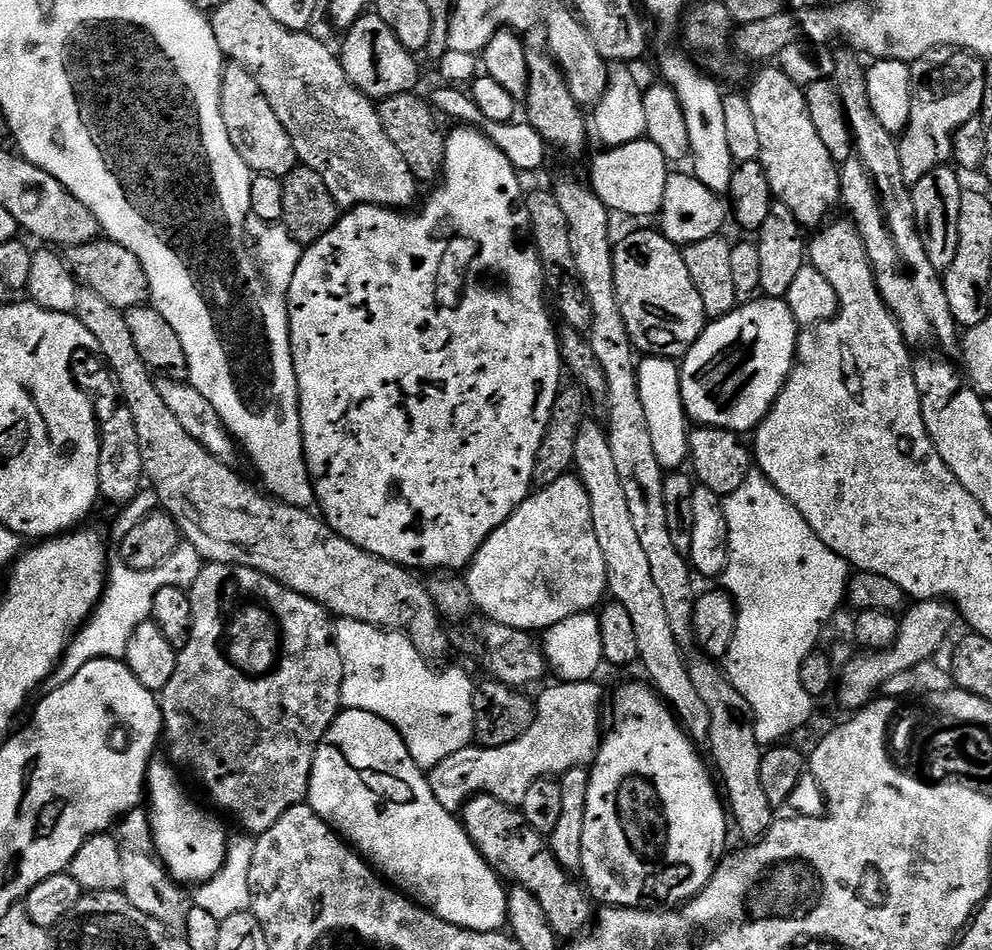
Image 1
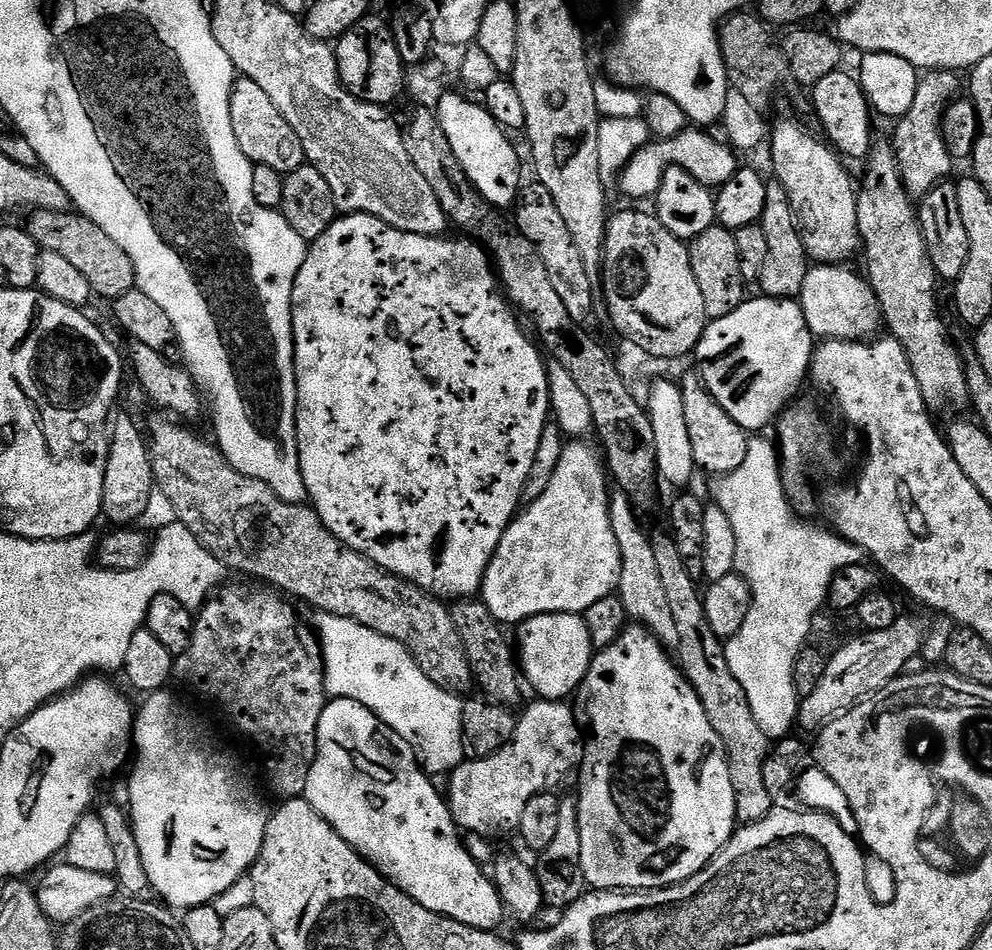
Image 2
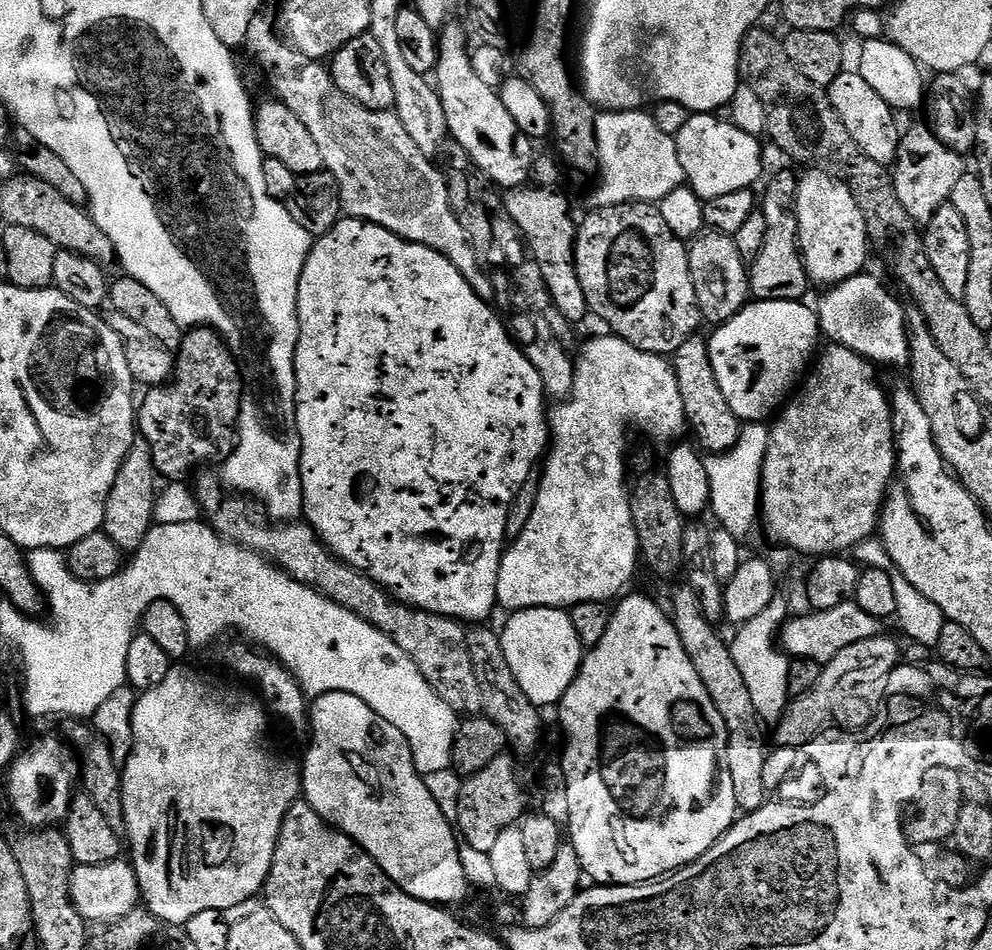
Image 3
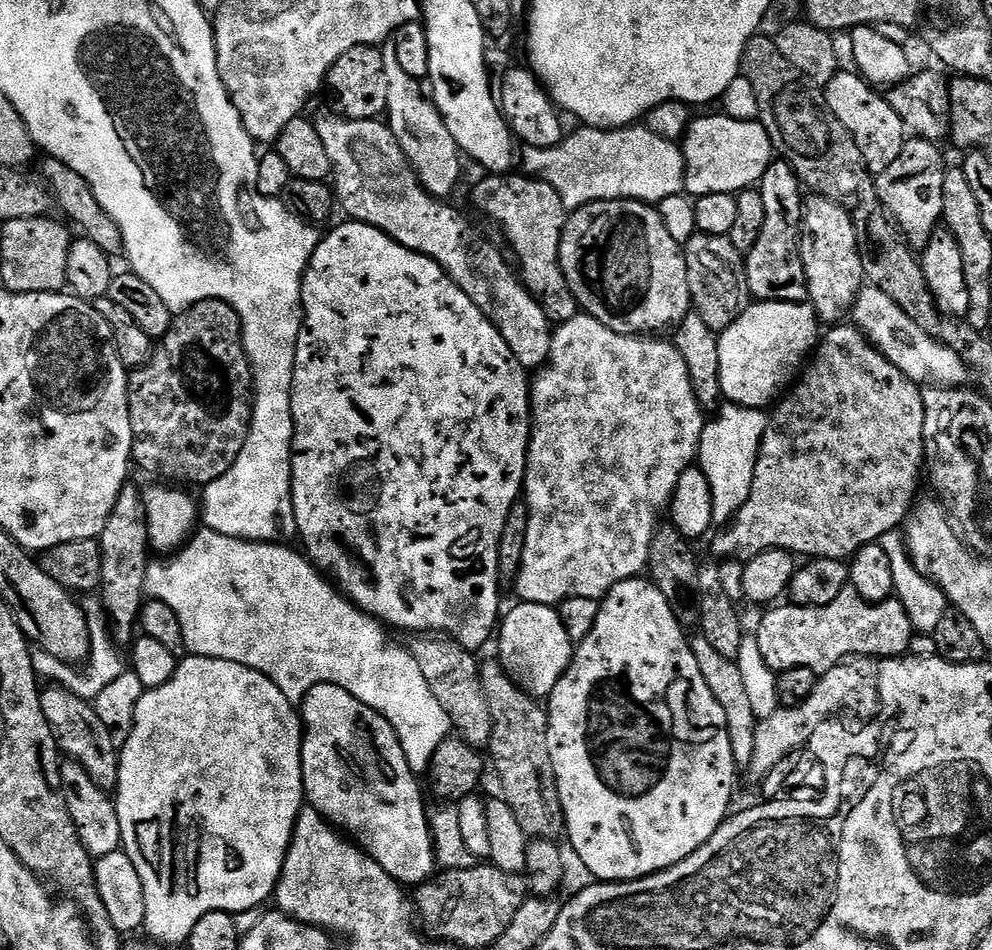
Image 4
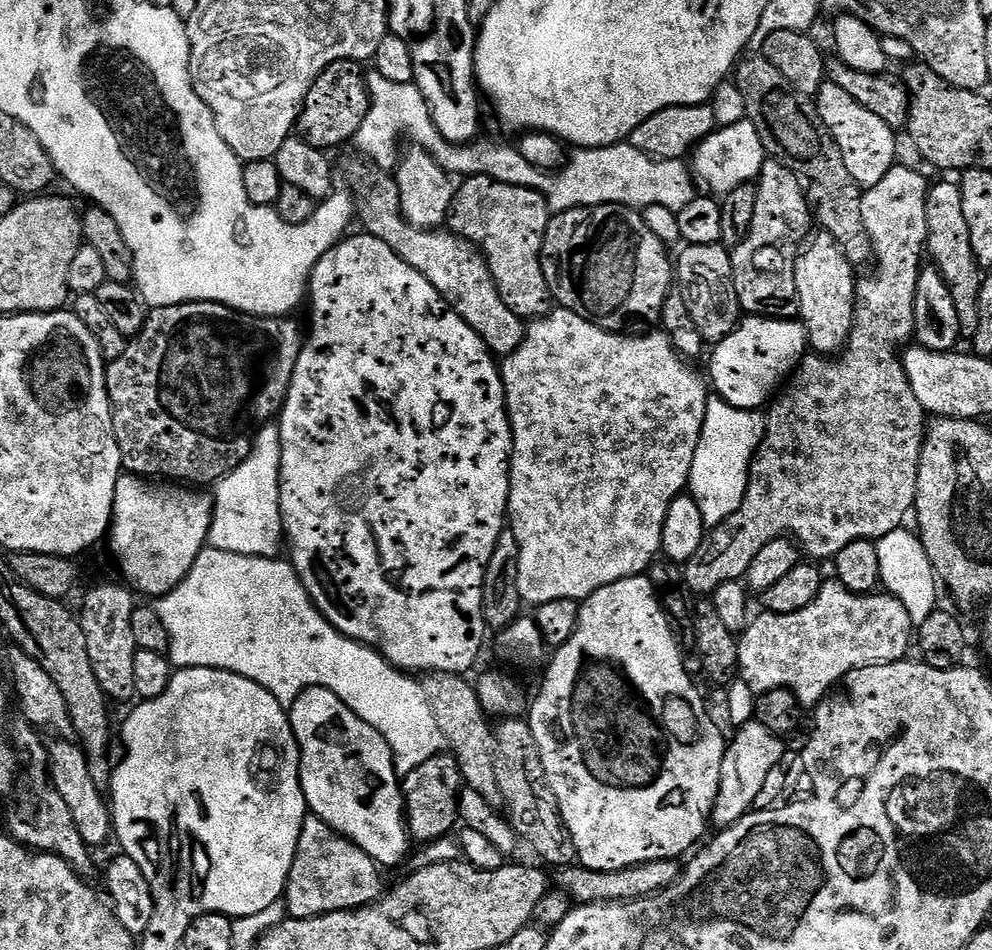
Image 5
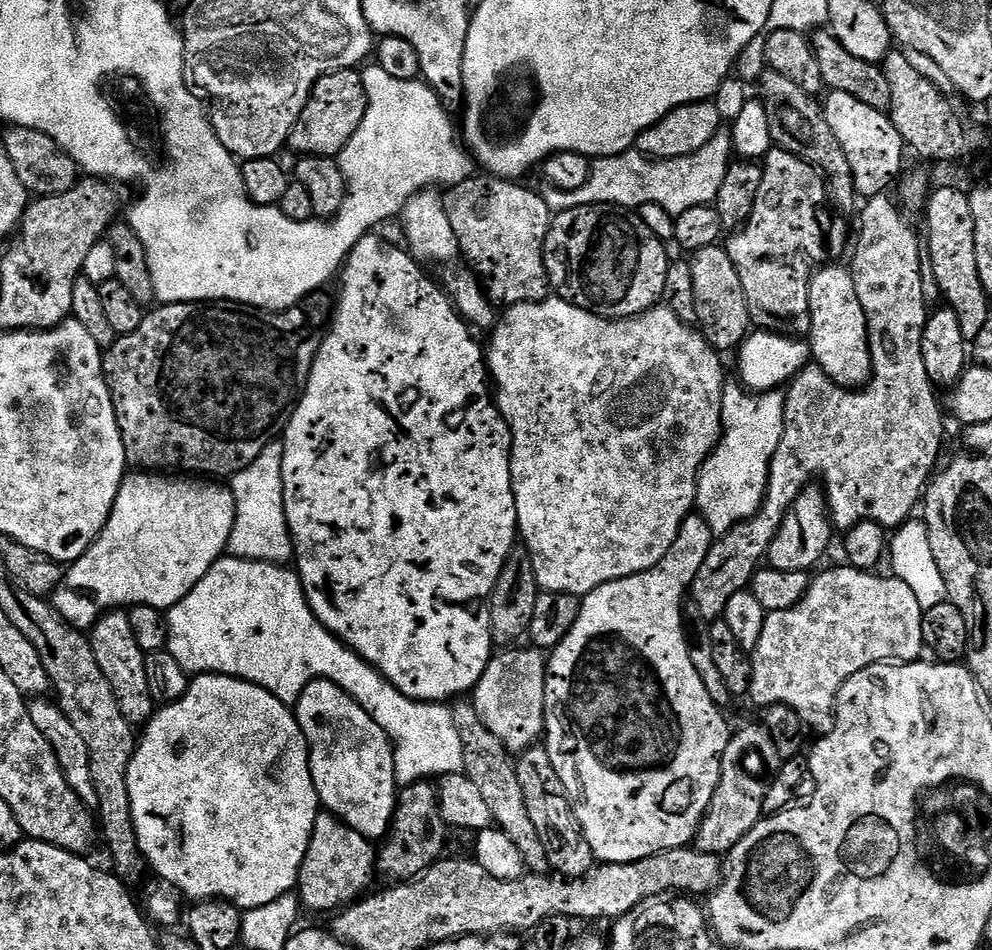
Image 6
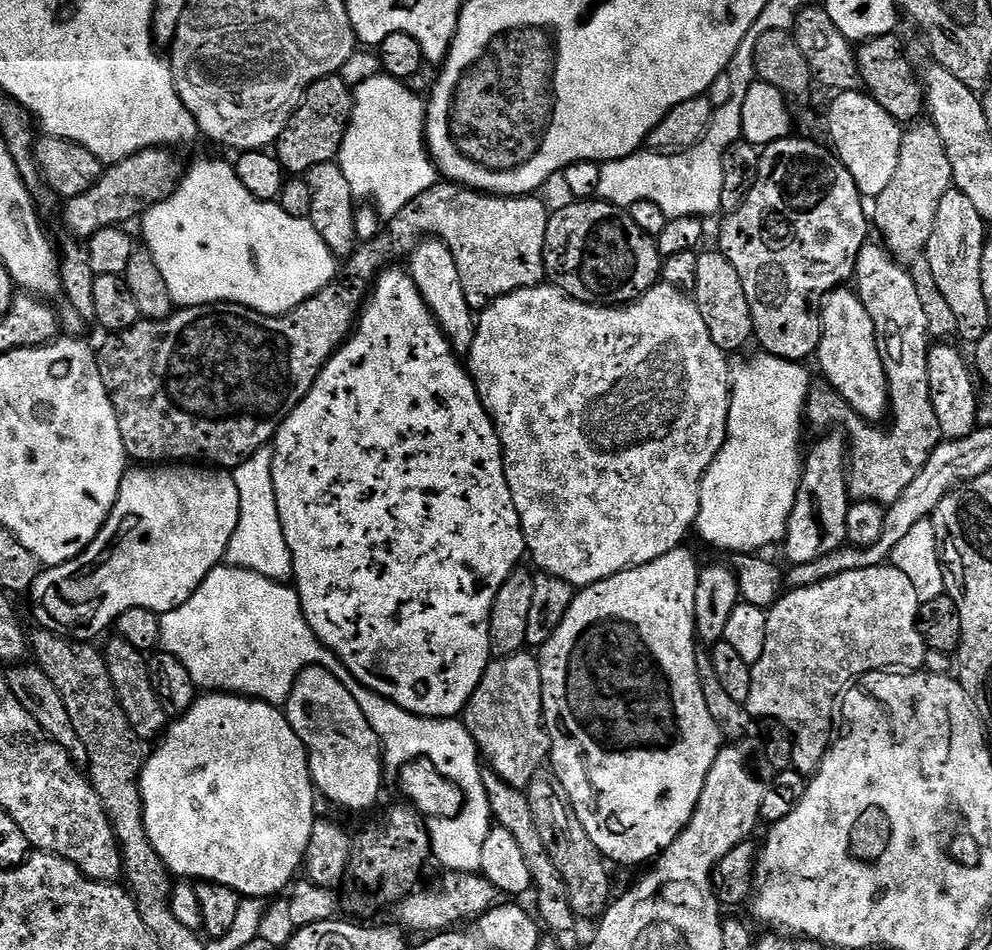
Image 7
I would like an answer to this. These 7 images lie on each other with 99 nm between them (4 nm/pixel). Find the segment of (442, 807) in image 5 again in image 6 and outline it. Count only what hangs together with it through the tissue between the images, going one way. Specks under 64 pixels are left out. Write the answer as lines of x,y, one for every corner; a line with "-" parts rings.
427,779
416,784
406,784
399,789
396,798
396,812
392,815
390,835
379,845
376,867
381,873
389,872
393,881
414,880
432,867
445,855
444,843
450,835
440,813
435,783

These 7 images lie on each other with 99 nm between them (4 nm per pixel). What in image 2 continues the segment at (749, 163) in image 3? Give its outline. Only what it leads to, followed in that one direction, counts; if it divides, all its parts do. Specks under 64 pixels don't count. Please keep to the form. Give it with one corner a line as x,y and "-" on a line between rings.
685,130
680,136
662,141
654,140
646,147
637,150
618,177
621,190
636,200
655,197
664,172
670,165
685,169
694,179
701,180
708,188
719,189
720,185
726,183
736,173
738,156
727,143
719,144
714,137
707,136
704,132
707,131

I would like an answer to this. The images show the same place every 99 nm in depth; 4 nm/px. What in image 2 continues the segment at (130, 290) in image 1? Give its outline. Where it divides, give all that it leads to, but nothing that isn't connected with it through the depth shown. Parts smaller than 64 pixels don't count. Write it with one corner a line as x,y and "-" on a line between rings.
35,211
27,217
28,232
38,242
38,246
45,252
59,254
67,258
90,282
93,293
97,297
105,296
108,302
114,302
122,294
136,287
136,271
134,262
130,262
130,254
102,230
88,217
77,214
75,211
66,212
38,212

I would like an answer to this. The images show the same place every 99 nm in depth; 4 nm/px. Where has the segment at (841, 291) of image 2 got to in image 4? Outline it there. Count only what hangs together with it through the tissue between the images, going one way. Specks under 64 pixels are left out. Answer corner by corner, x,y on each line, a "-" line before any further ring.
871,286
861,288
858,298
856,299
856,304
850,313
850,320
857,331
861,332
890,363
898,366
898,370
902,370
902,374
906,374
906,378
910,378
915,384
935,386
937,388
964,388
965,385
967,385
968,376
970,380
970,370
966,366
966,362
962,362
962,358
958,358
958,354
954,354
954,350
942,346
933,336
926,334
926,330
921,330
921,328
899,308
894,302
894,298
890,298
882,290

